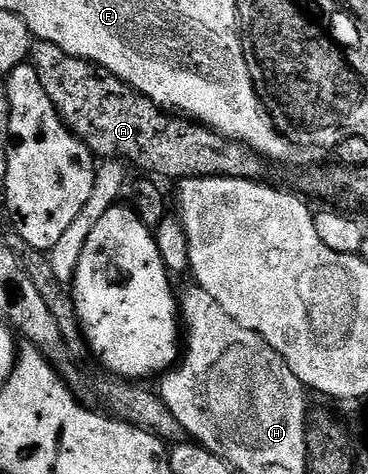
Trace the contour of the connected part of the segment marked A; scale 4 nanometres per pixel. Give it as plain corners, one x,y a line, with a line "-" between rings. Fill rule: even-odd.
35,40
31,44
28,61
34,66
48,99
52,99
62,120
70,126
74,136
79,137
90,148
95,158
125,159
131,166
132,164
139,165
142,171
149,171
151,174
163,173
166,177
174,177
173,179
188,177
258,179
263,176
261,173
264,158
261,153
257,153
242,141
231,141
229,137
220,135
206,125
183,119
173,112
161,109
156,103
152,103
152,99
140,95
131,85
127,85
125,81
121,81
107,69
95,65
93,61
85,61
76,55
68,55
60,51
60,47
40,40

